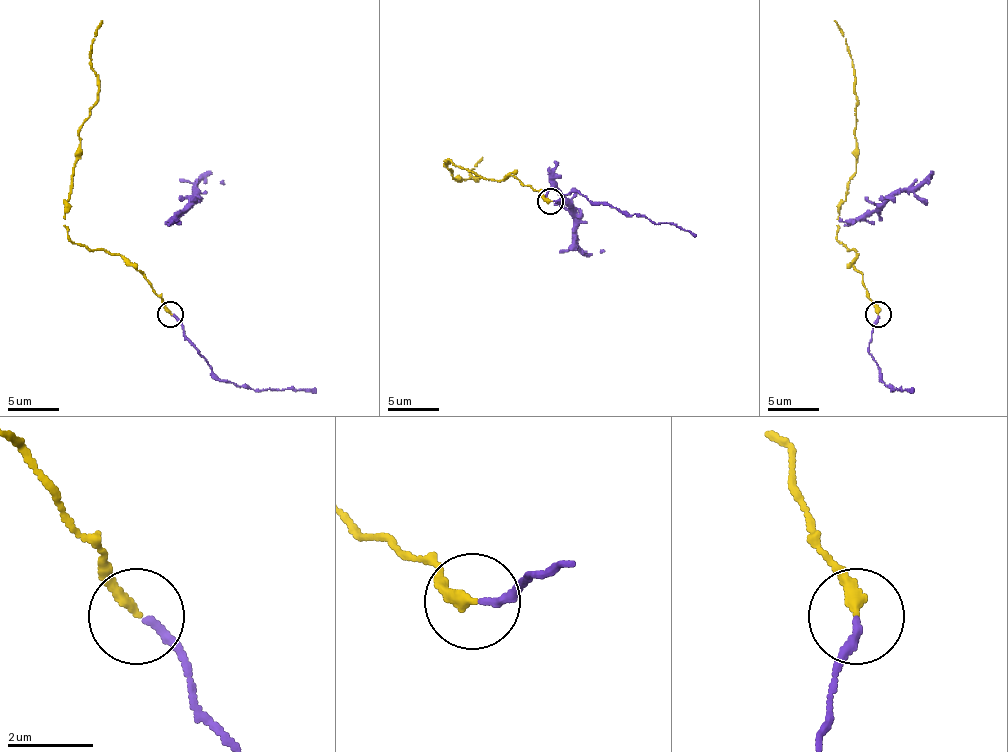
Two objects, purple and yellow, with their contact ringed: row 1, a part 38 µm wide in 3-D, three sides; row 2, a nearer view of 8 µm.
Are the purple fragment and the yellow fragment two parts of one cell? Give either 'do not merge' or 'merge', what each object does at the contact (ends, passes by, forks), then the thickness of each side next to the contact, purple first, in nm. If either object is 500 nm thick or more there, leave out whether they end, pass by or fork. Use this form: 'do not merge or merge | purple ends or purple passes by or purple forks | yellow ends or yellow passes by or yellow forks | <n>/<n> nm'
merge | purple ends | yellow ends | 180/280 nm

